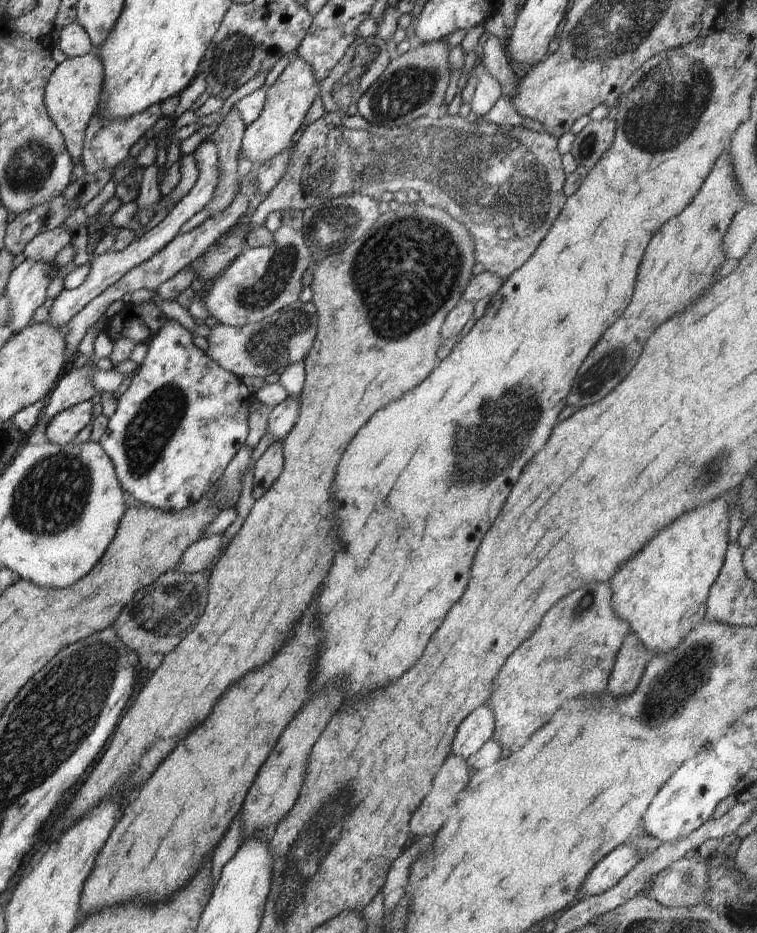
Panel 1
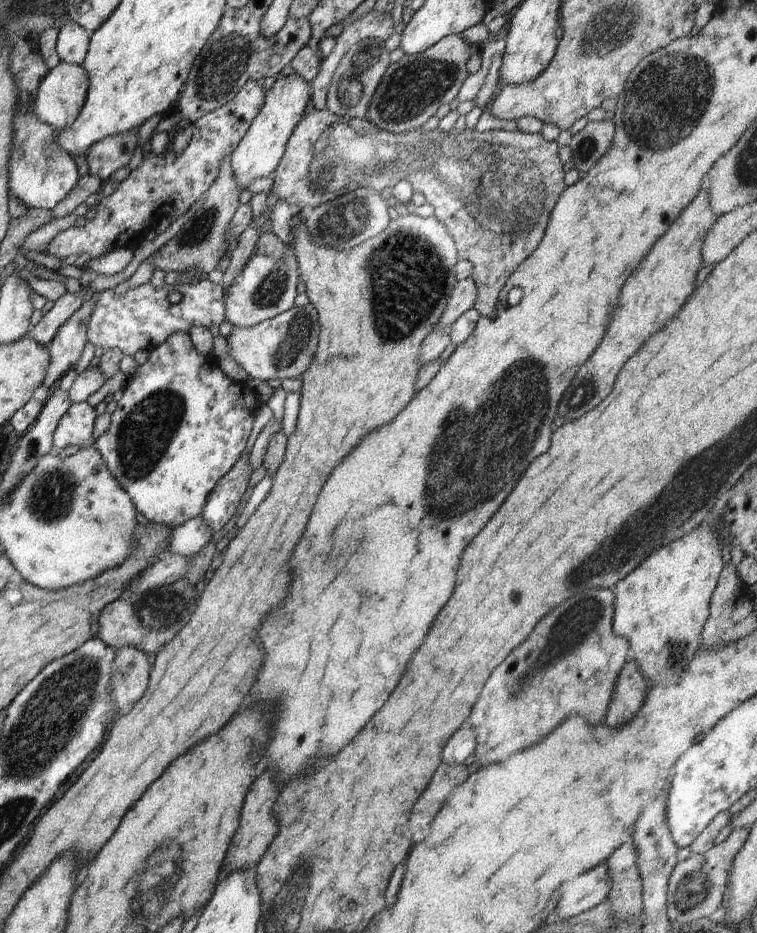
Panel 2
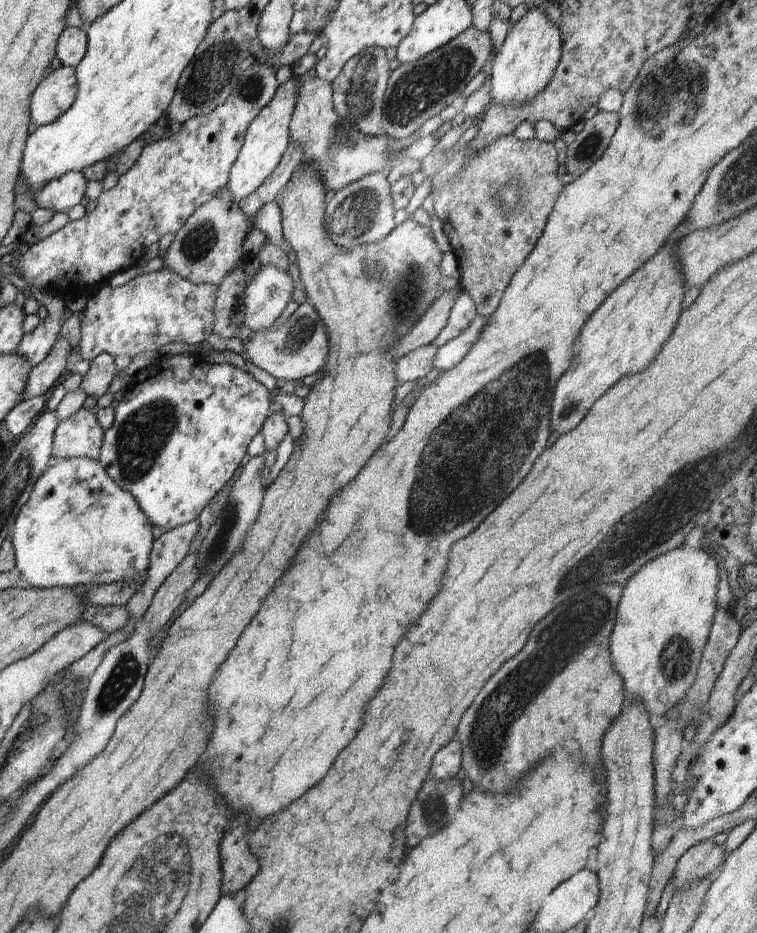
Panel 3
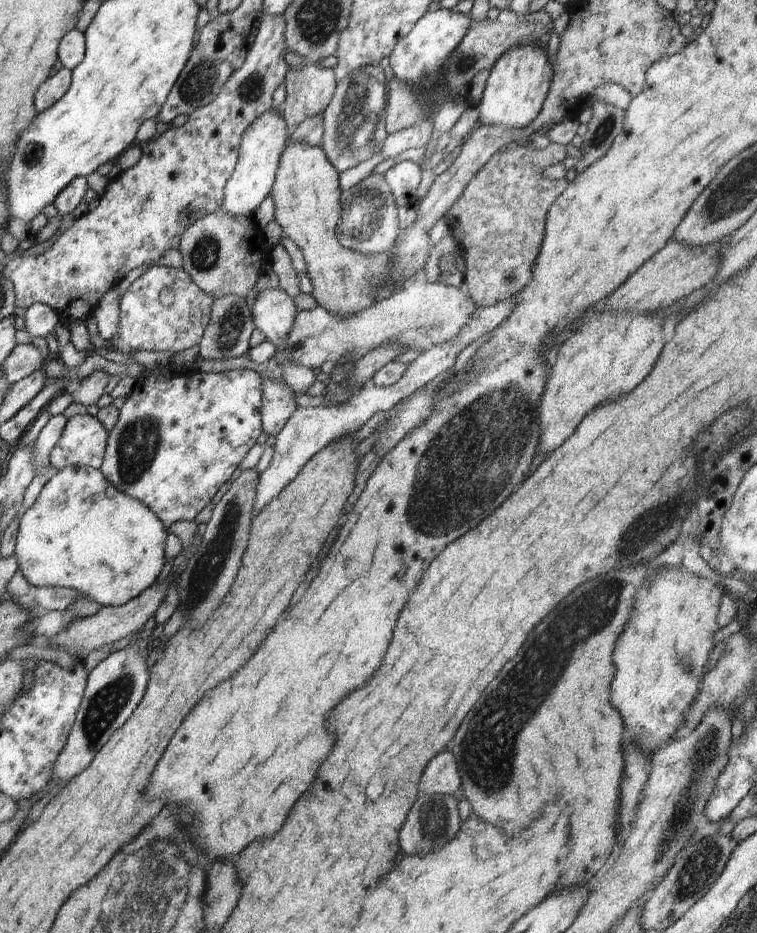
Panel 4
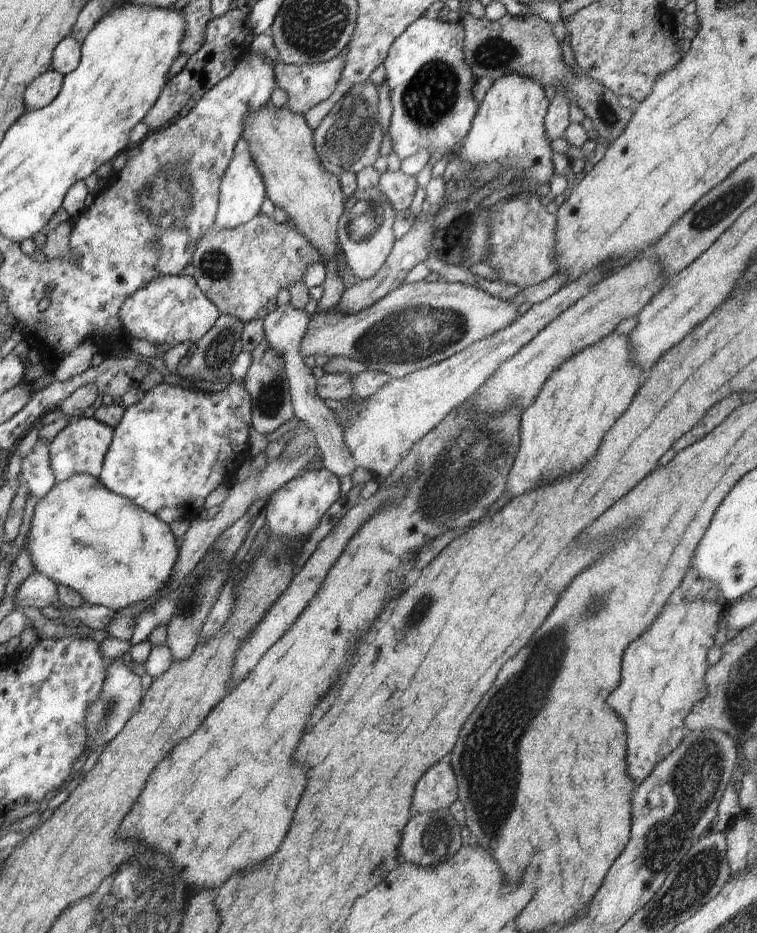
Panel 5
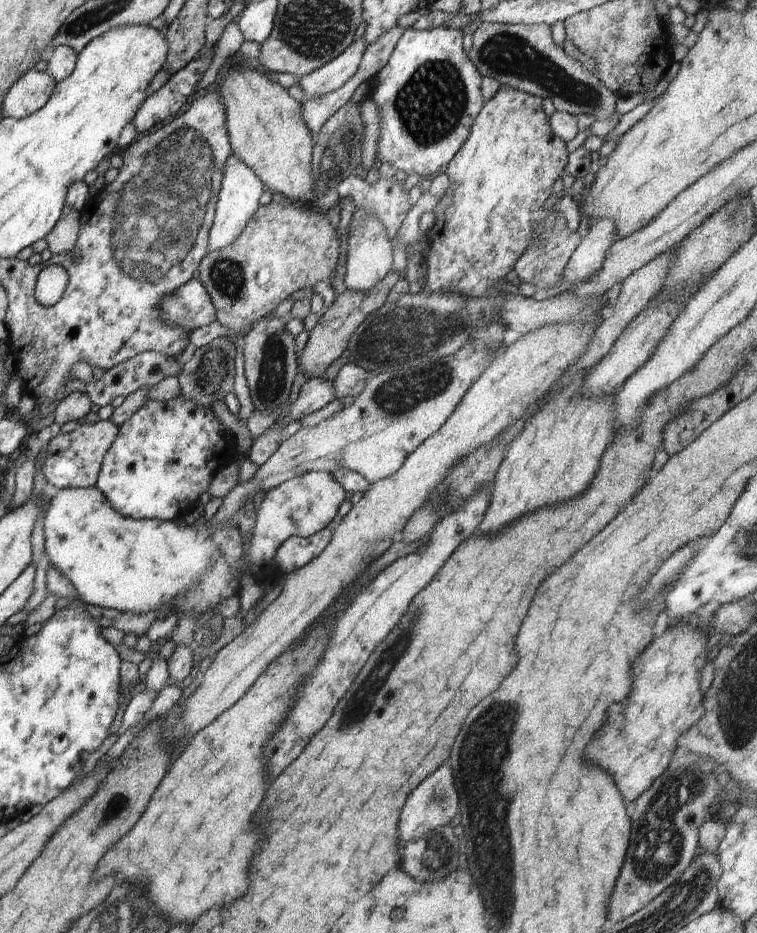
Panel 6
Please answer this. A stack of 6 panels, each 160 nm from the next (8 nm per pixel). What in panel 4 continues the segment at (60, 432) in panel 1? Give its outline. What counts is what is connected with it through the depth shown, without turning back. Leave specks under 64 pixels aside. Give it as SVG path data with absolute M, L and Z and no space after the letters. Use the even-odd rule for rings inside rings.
M90 414L74 416L50 454L52 466L59 471L69 466L101 469L109 433Z

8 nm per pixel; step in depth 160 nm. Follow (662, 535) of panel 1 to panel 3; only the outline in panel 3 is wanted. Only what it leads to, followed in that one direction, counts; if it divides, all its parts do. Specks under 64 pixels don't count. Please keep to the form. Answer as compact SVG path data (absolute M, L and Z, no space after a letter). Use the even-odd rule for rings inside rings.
M680 546L640 568L626 584L610 638L614 668L626 686L626 695L640 700L651 719L670 713L696 681L706 642L717 610L718 565L710 551Z

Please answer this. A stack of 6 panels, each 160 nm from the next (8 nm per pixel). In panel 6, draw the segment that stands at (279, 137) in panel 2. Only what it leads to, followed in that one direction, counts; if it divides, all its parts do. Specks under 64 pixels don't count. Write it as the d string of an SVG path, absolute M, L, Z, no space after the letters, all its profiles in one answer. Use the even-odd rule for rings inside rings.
M232 153L227 158L221 189L217 194L215 219L209 232L208 251L217 251L229 247L237 239L252 215L260 208L258 200L264 190L266 190L264 183L254 174L254 171L248 168L242 159Z

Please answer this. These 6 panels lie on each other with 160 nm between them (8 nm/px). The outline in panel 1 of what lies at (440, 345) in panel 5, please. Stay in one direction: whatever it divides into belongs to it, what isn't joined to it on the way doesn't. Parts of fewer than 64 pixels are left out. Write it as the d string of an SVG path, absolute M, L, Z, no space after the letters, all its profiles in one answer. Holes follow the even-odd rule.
M298 300L257 323L248 323L241 327L218 323L206 337L208 348L205 353L216 364L237 377L266 378L272 373L281 375L285 368L306 358L317 333L318 321L314 303Z

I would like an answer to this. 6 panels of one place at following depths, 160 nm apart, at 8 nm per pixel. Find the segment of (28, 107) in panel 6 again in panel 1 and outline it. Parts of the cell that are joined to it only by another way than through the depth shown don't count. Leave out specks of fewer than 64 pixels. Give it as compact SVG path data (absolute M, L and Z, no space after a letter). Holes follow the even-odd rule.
M95 52L79 57L70 57L57 64L47 80L44 91L44 102L50 118L63 134L67 151L74 164L81 161L85 130L90 119L99 108L103 91L104 69L102 61Z

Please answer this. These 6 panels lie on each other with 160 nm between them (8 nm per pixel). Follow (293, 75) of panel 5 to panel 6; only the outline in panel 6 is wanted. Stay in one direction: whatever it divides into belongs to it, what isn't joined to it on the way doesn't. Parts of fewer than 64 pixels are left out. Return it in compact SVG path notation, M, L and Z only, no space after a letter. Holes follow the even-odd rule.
M363 38L357 39L334 60L327 62L318 70L300 77L298 84L305 94L302 103L308 99L330 94L346 84L359 69L366 47Z

